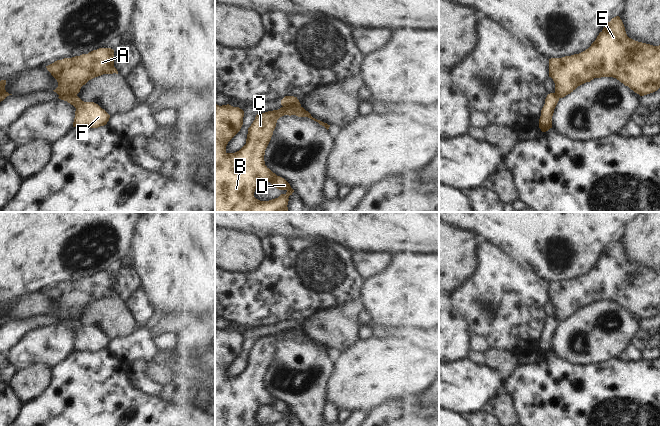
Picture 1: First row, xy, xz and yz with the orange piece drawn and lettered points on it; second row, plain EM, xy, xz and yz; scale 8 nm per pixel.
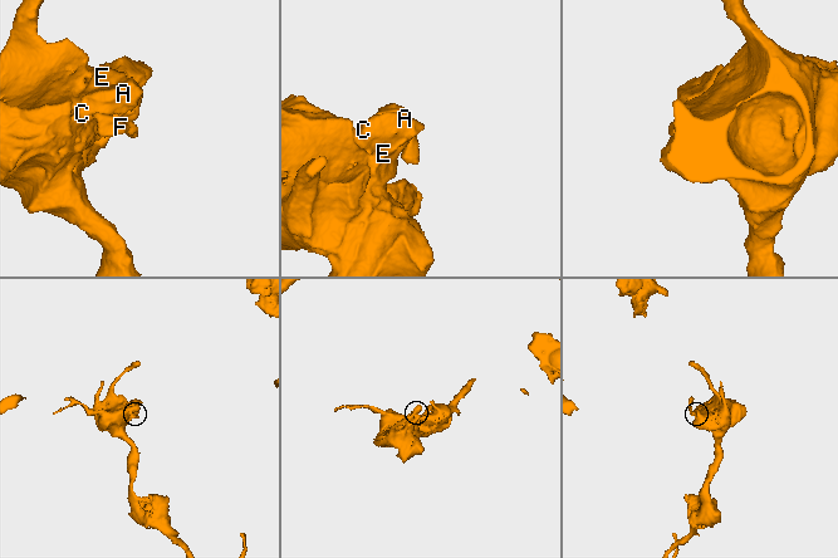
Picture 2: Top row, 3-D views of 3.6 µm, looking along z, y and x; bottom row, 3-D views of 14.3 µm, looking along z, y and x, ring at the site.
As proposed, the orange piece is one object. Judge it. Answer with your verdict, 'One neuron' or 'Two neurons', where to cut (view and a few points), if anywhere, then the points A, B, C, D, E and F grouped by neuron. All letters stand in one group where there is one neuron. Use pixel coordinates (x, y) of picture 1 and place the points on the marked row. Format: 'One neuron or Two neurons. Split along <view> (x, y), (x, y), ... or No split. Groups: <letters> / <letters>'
Two neurons. Split along xy (59, 95), (76, 96). Groups: A B C D E / F

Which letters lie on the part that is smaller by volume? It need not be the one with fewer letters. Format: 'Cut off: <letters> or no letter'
Cut off: F

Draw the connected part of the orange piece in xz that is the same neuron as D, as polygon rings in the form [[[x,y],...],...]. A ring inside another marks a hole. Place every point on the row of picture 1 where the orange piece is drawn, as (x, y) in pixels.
[[[215,104],[215,212],[289,212],[289,196],[294,190],[282,177],[273,173],[264,161],[265,150],[271,140],[277,120],[284,115],[308,117],[327,130],[330,125],[317,120],[301,106],[283,106],[278,110],[257,114],[248,128],[246,144],[235,153],[227,153],[228,142],[240,131],[243,125],[244,111],[229,104],[219,106]],[[261,181],[268,181],[279,190],[286,190],[278,198],[260,201],[254,197],[257,185]]]

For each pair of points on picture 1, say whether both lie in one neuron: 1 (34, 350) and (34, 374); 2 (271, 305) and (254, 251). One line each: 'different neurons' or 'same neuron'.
1: different neurons
2: different neurons

